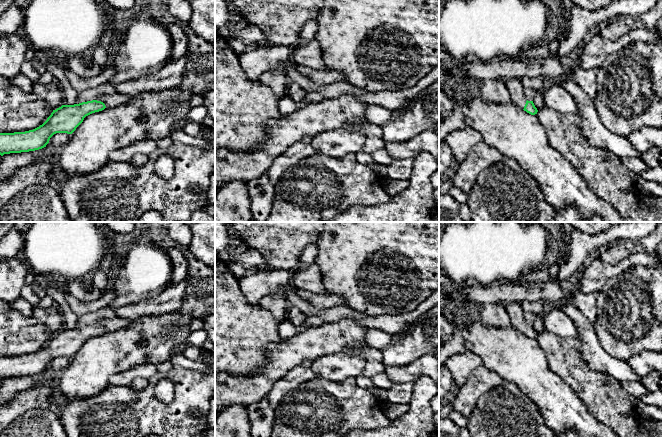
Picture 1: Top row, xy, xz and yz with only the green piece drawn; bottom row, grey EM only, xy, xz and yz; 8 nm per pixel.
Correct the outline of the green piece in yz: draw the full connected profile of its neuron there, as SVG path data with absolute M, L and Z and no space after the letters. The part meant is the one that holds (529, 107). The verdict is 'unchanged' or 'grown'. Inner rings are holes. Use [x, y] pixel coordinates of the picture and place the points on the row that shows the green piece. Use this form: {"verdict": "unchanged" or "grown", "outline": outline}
{"verdict": "grown", "outline": "M509 79L505 81L506 87L511 95L511 102L531 115L537 114L538 110L533 101L528 101L524 94L521 79Z"}

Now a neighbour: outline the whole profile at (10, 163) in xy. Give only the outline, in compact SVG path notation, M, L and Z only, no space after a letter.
M45 147L35 151L10 153L1 156L0 181L9 178L25 165L44 158Z

